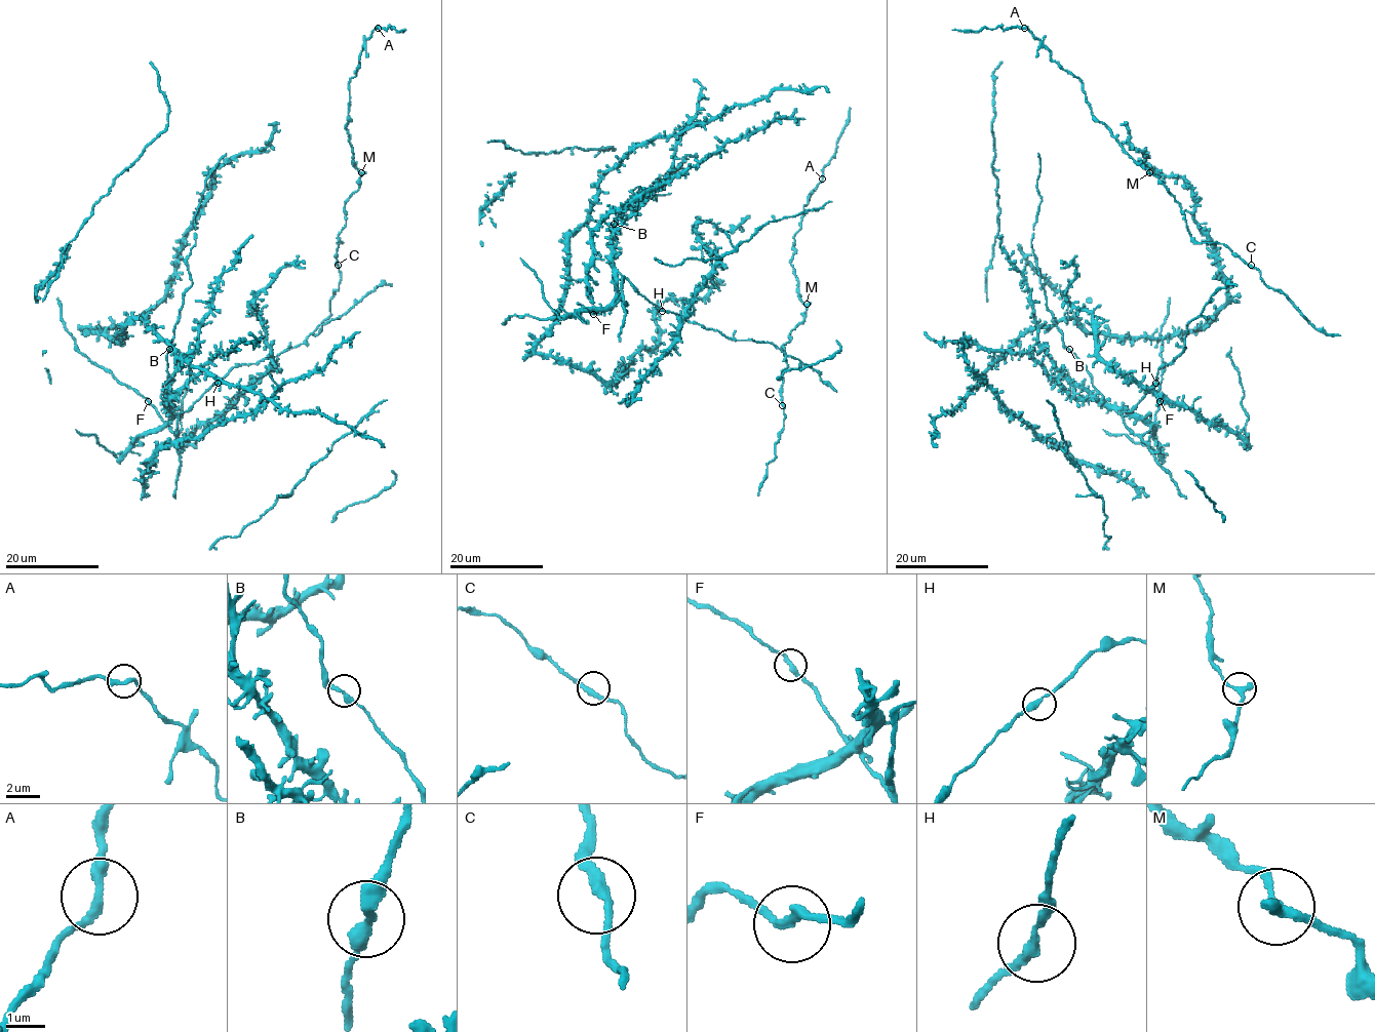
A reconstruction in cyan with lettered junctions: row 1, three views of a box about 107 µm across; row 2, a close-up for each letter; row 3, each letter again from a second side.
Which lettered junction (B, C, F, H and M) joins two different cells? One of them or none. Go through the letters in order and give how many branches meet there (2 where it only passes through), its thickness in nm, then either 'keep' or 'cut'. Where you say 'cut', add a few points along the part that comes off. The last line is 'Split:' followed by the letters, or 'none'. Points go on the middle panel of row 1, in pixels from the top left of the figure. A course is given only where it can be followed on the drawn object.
B: 2 branches meet; 300 nm thick; keep
C: 2 branches meet; 280 nm thick; keep
F: 2 branches meet; 240 nm thick; keep
H: 2 branches meet; 260 nm thick; keep
M: 2 branches meet; 280 nm thick; keep
Split: none

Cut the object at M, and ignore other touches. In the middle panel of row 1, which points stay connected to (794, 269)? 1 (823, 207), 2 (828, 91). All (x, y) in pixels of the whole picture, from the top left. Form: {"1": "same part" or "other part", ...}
{"1": "other part", "2": "other part"}

